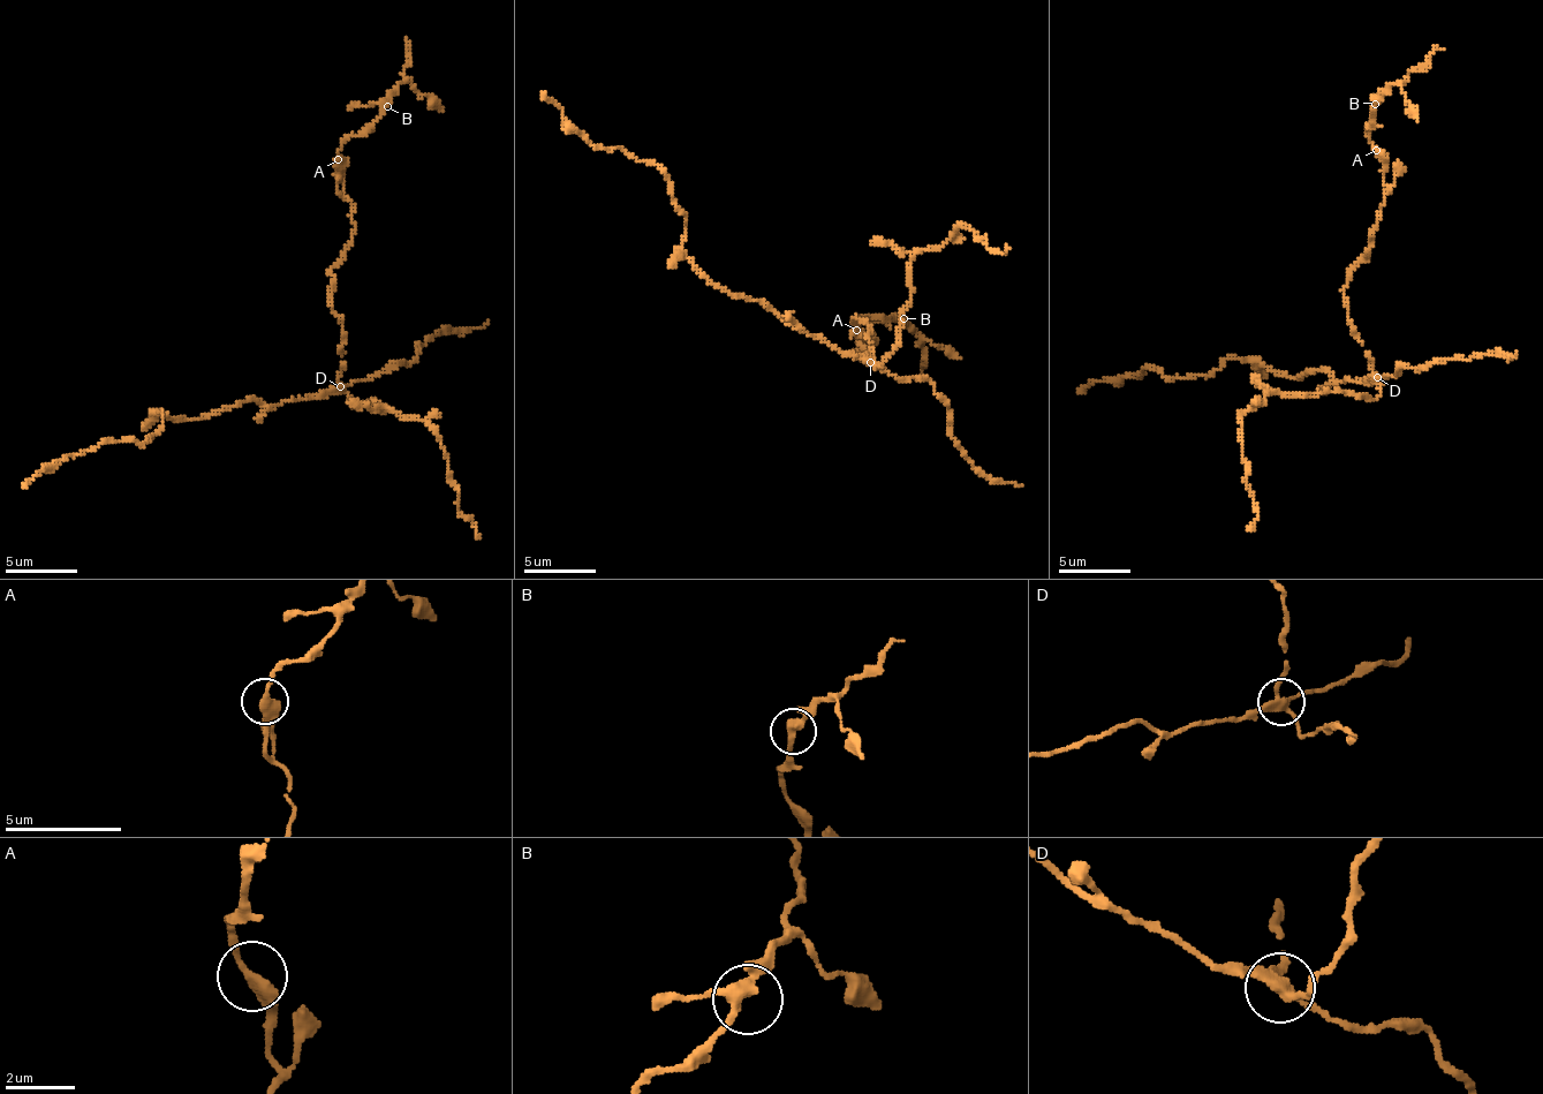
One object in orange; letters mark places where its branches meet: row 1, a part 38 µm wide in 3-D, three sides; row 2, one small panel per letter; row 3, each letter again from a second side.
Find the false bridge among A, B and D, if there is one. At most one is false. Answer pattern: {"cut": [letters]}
{"cut": ["D"]}

